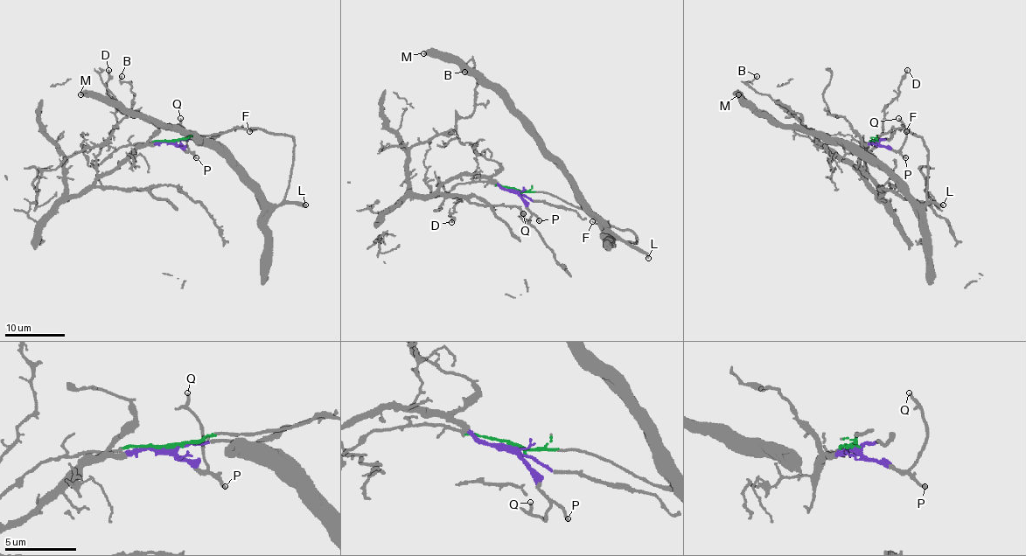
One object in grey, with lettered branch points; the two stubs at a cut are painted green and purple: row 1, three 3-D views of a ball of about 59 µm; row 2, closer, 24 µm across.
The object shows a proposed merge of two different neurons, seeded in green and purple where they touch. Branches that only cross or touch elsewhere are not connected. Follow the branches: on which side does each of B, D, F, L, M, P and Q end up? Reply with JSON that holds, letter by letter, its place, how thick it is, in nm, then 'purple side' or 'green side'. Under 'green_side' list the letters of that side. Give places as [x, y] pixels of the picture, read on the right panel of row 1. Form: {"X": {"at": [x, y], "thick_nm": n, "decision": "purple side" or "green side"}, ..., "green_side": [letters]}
{"B": {"at": [757, 76], "thick_nm": 110, "decision": "purple side"}, "D": {"at": [907, 70], "thick_nm": 160, "decision": "purple side"}, "F": {"at": [906, 131], "thick_nm": 100, "decision": "green side"}, "L": {"at": [943, 205], "thick_nm": 400, "decision": "green side"}, "M": {"at": [738, 94], "thick_nm": 400, "decision": "green side"}, "P": {"at": [905, 157], "thick_nm": 190, "decision": "purple side"}, "Q": {"at": [898, 118], "thick_nm": 190, "decision": "purple side"}, "green_side": ["F", "L", "M"]}

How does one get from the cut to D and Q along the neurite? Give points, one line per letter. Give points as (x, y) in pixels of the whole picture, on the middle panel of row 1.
D: (515, 191), (477, 176), (439, 180), (448, 194), (460, 198), (450, 213), (451, 222)
Q: (515, 191), (532, 215), (528, 221), (523, 213)

